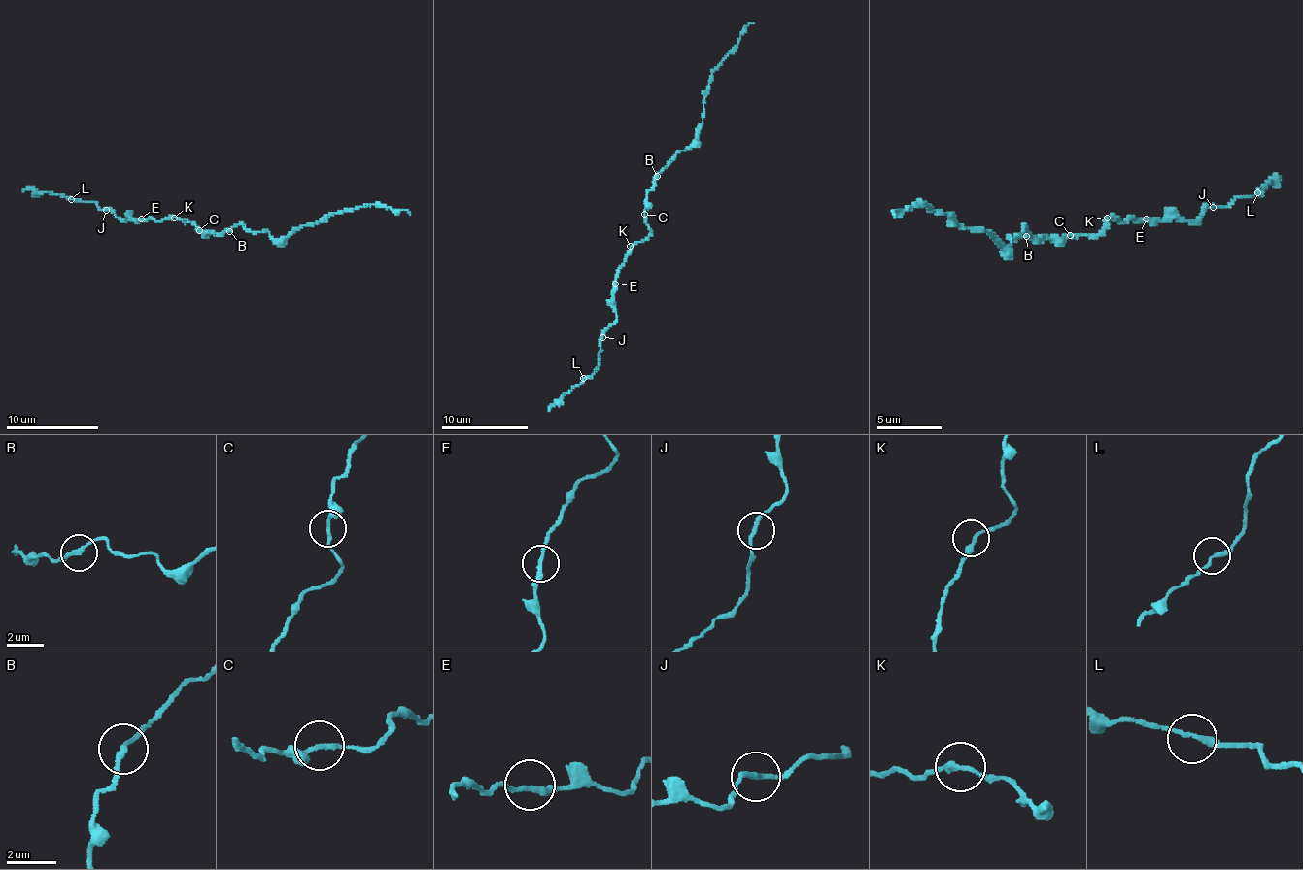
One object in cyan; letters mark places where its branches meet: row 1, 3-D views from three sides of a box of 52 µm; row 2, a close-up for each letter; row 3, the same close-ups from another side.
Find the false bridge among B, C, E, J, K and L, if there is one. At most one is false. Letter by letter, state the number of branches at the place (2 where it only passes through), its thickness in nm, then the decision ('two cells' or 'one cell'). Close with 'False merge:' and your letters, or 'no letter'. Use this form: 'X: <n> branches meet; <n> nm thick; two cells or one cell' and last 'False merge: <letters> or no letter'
B: 2 branches meet; 200 nm thick; one cell
C: 2 branches meet; 200 nm thick; one cell
E: 2 branches meet; 220 nm thick; one cell
J: 2 branches meet; 200 nm thick; one cell
K: 2 branches meet; 240 nm thick; one cell
L: 2 branches meet; 220 nm thick; one cell
False merge: no letter

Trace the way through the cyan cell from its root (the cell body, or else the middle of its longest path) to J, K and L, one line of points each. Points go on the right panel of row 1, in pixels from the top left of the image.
J: (1070, 235), (1100, 235), (1108, 217), (1117, 217), (1120, 223), (1131, 219), (1200, 220), (1207, 207), (1213, 207)
K: (1070, 235), (1100, 235), (1107, 217)
L: (1070, 235), (1100, 235), (1108, 217), (1200, 220), (1207, 207), (1229, 207), (1257, 192)

